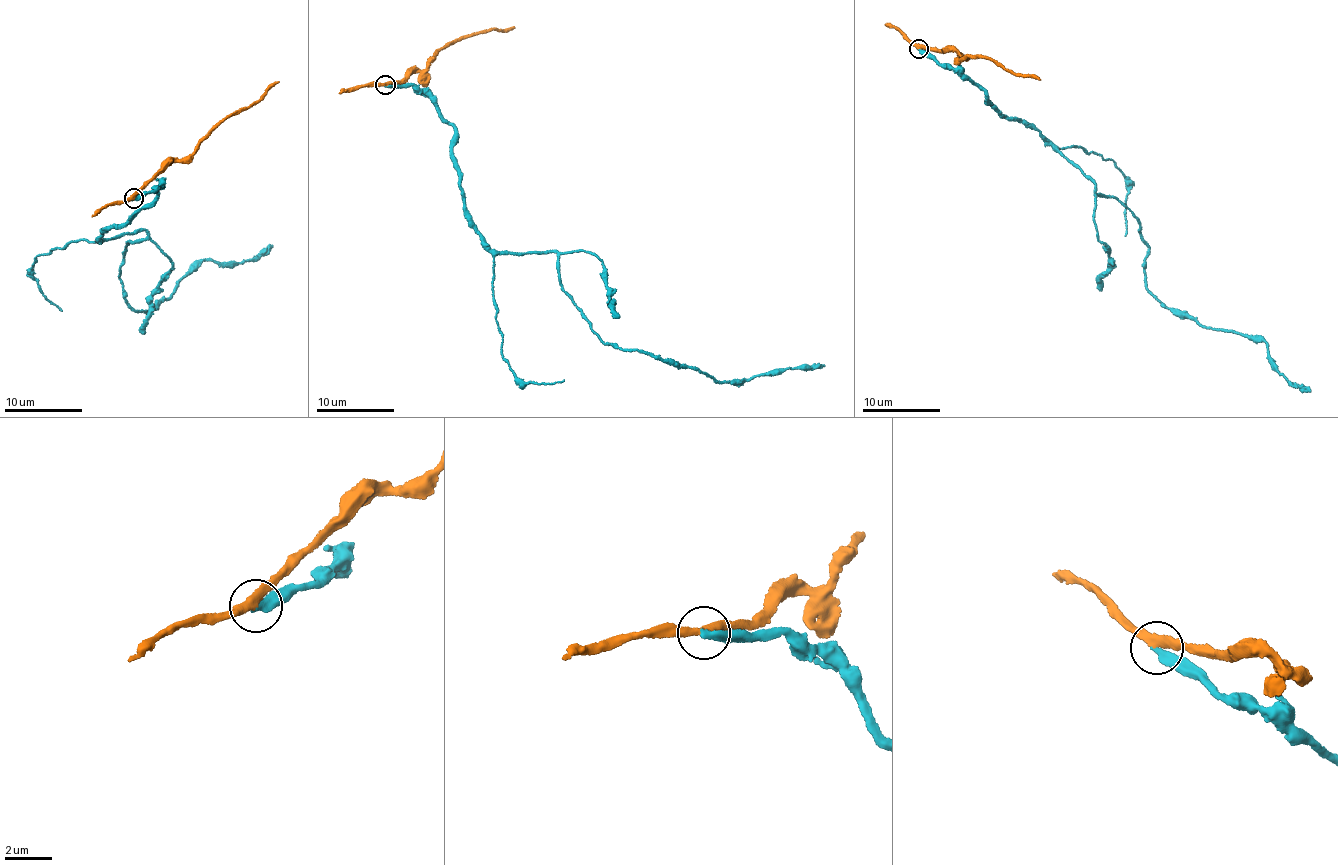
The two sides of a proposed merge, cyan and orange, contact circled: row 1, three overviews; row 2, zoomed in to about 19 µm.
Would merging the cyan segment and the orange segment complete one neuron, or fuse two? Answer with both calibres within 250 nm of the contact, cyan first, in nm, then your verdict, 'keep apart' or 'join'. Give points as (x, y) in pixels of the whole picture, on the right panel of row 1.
calibres 360 and 300 nm; keep apart

